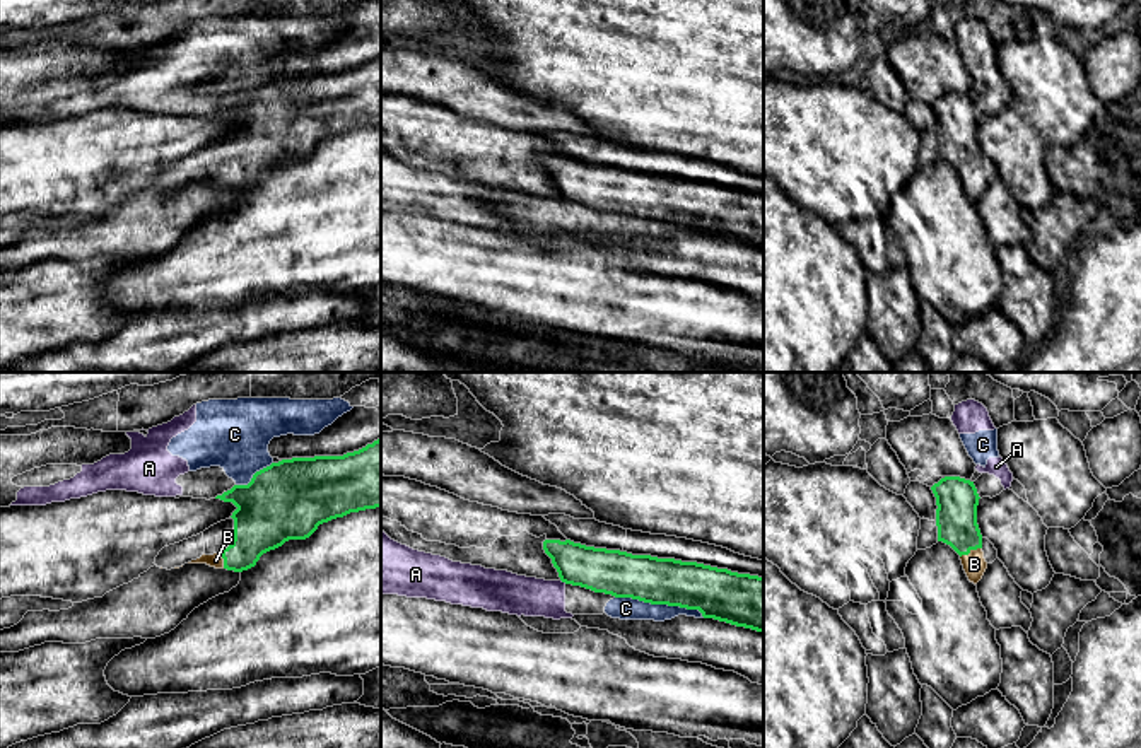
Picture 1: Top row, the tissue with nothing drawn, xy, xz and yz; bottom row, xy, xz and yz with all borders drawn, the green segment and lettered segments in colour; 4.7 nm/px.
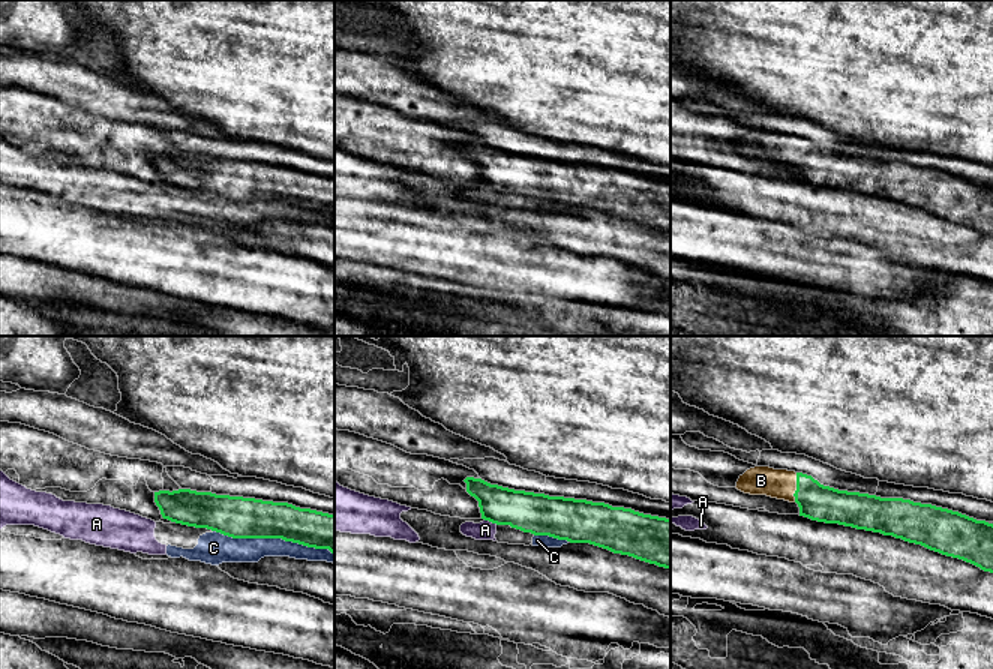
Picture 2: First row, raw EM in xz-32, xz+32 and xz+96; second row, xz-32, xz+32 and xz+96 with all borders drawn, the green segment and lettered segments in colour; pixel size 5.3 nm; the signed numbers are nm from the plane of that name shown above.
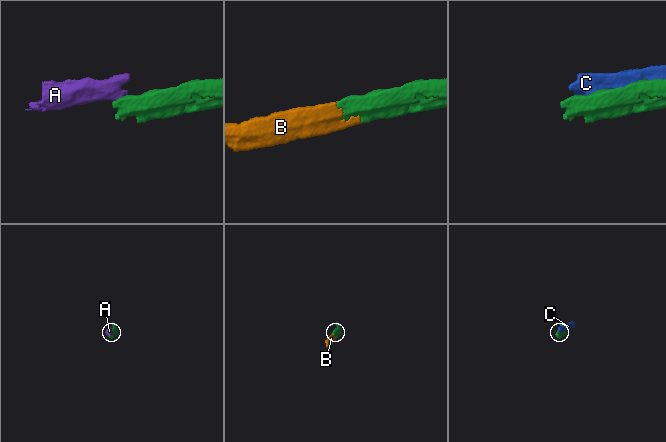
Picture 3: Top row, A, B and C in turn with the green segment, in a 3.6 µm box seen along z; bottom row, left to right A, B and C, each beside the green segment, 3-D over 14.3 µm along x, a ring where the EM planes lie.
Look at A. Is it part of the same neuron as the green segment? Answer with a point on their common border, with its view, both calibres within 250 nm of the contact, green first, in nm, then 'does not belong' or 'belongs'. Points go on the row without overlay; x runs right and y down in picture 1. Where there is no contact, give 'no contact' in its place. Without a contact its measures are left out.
contact xz (564, 198); calibres 220 and 190 nm; does not belong

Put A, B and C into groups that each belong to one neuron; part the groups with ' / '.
A C / B

